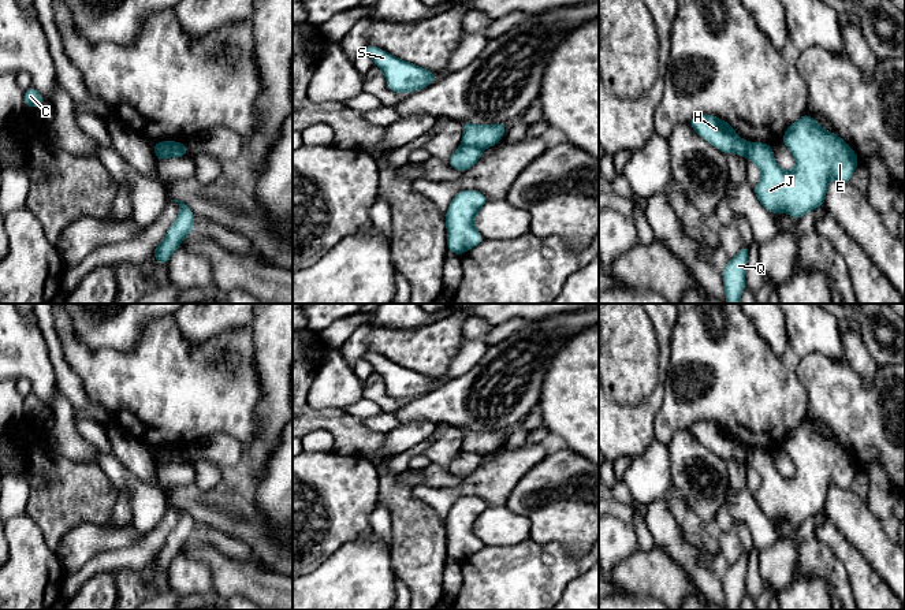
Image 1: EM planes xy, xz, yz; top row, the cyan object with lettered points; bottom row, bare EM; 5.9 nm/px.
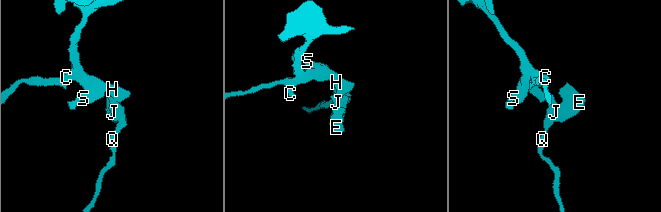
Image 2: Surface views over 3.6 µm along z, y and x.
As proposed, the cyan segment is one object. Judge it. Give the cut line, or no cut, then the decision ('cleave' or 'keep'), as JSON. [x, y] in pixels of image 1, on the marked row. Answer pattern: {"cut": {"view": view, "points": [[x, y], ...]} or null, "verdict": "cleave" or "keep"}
{"cut": {"view": "xz", "points": [[462, 142], [481, 149]]}, "verdict": "cleave"}

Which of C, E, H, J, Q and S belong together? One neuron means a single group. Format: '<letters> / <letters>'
C H S / E J Q

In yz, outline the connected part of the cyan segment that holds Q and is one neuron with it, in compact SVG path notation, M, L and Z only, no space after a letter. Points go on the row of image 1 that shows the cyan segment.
M744 245L738 254L731 257L726 268L720 272L725 282L726 304L740 304L741 294L746 287L745 271L749 249L751 246Z

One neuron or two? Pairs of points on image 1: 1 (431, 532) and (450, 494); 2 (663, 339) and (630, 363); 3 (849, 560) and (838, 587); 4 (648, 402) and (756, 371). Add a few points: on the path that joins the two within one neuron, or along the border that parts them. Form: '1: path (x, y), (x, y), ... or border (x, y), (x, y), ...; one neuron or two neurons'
1: border (414, 497), (427, 502), (443, 523); two neurons
2: border (648, 317), (656, 341), (658, 376); two neurons
3: border (826, 543), (844, 565), (853, 595); two neurons
4: border (669, 367), (665, 395), (654, 420), (654, 430); two neurons

